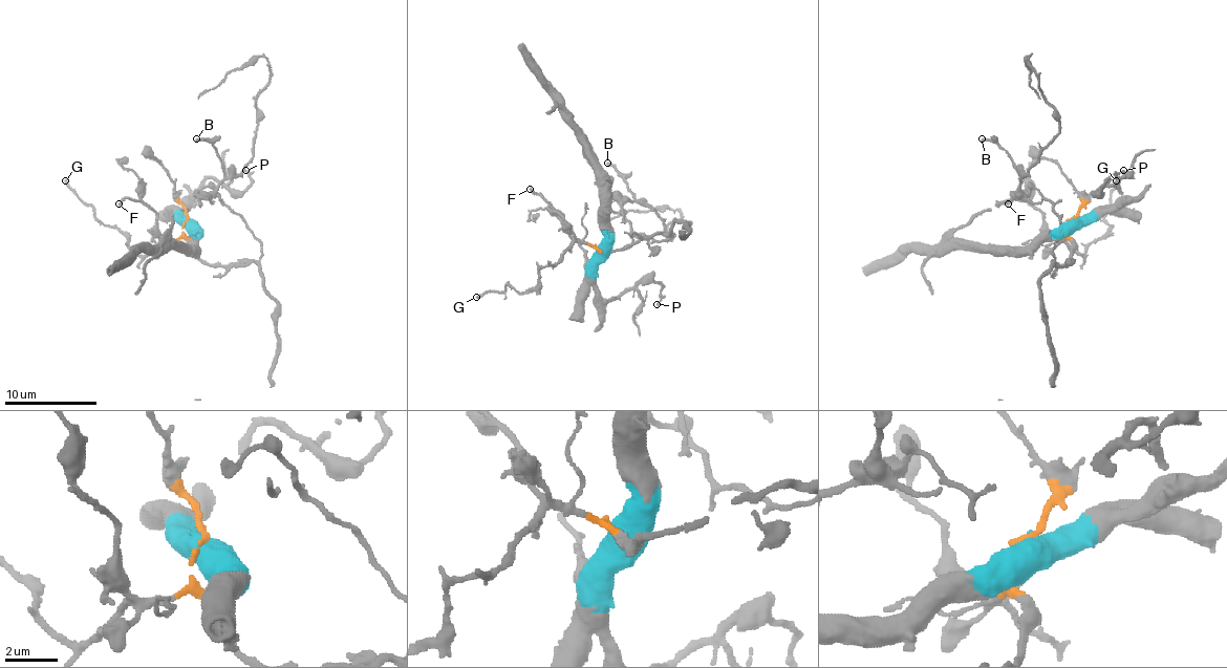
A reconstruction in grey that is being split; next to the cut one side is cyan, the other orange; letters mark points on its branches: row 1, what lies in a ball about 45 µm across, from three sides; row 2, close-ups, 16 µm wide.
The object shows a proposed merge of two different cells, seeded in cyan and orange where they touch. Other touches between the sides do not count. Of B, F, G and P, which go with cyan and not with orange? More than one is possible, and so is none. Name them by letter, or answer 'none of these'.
P

